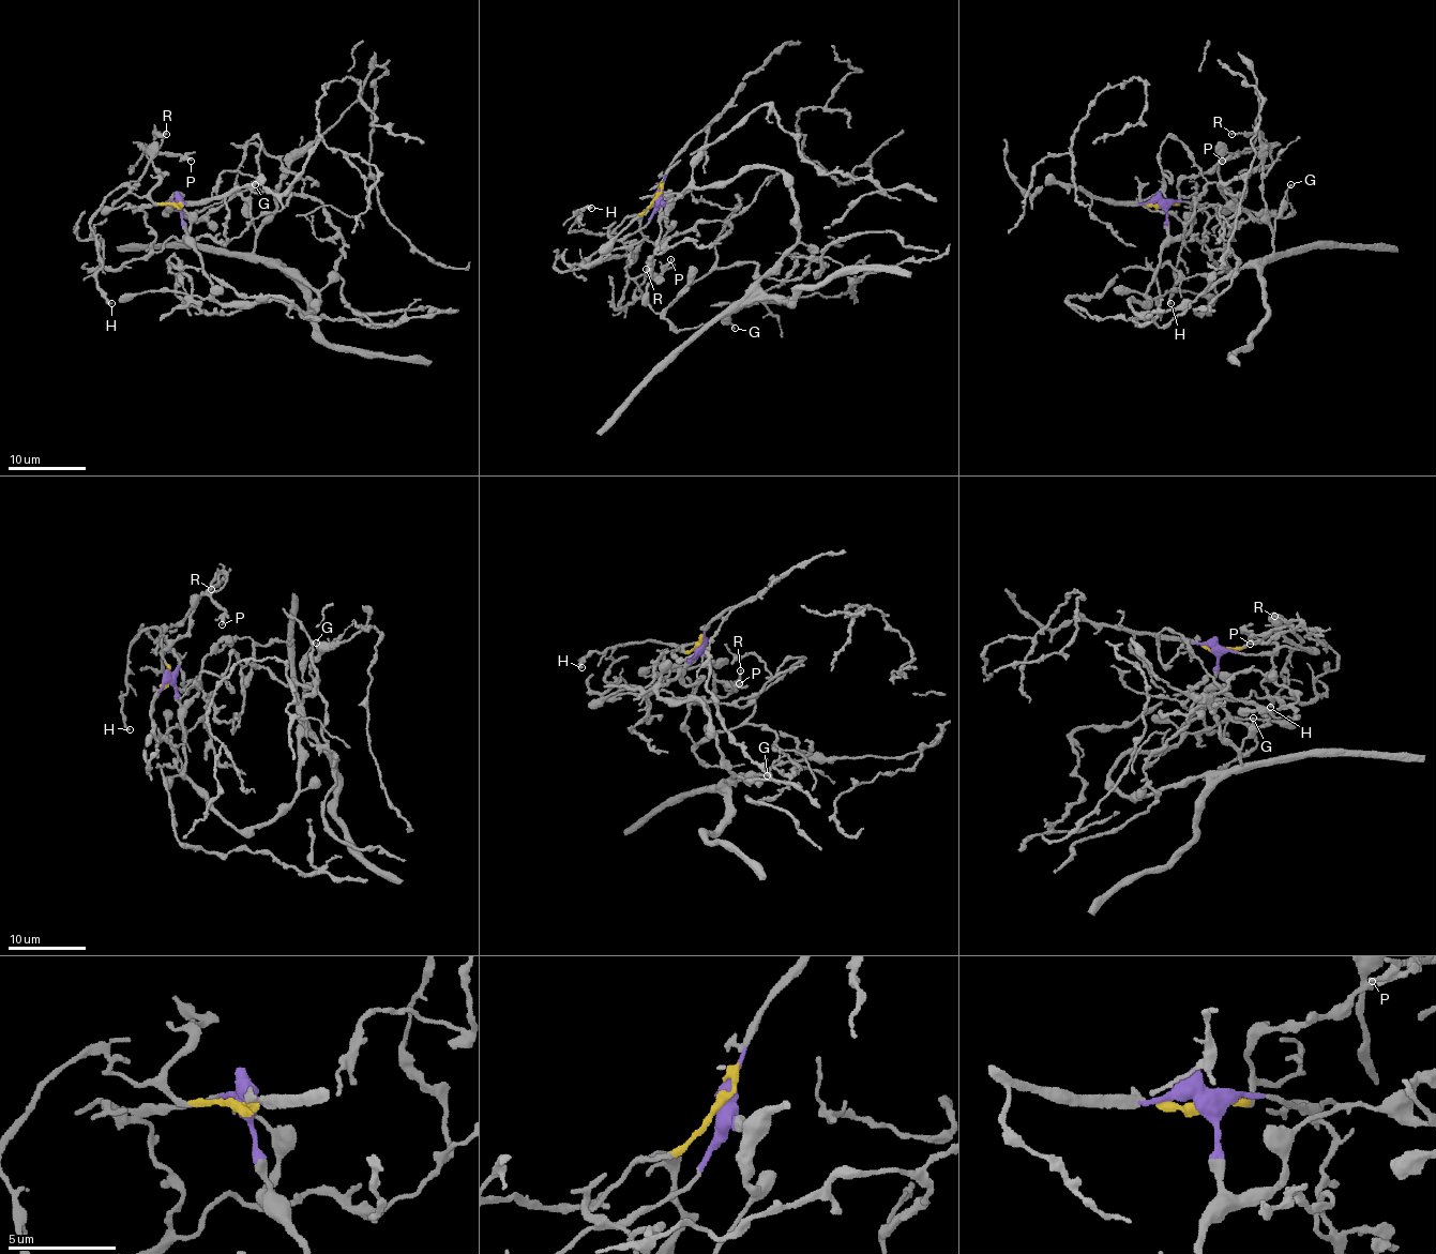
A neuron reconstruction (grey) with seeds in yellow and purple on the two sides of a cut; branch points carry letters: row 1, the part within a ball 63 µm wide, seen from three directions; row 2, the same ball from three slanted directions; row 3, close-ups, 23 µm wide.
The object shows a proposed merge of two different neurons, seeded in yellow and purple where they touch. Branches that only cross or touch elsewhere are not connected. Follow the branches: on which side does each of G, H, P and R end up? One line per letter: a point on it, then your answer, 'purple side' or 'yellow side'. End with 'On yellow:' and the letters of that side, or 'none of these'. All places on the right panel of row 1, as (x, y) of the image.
G: (1290, 184) | purple side
H: (1170, 303) | yellow side
P: (1222, 161) | yellow side
R: (1232, 134) | yellow side
On yellow: H, P, R

